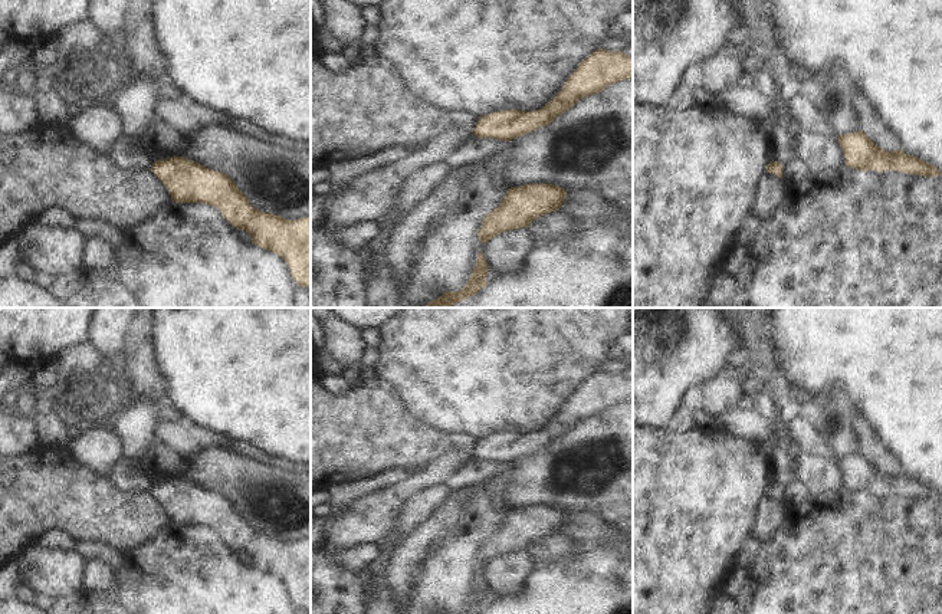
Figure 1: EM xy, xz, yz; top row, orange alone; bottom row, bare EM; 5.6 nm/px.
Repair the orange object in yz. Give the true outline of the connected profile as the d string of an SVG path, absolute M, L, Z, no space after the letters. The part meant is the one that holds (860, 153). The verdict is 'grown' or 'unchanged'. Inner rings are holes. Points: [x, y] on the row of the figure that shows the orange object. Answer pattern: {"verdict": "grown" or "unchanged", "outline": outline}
{"verdict": "unchanged", "outline": "M863 131L837 137L843 148L846 167L859 171L899 171L925 177L939 177L941 171L918 157L907 155L903 148L887 151L877 147Z"}

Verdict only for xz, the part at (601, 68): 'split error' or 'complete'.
complete

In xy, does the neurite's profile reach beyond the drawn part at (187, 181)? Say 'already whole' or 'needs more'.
already whole

